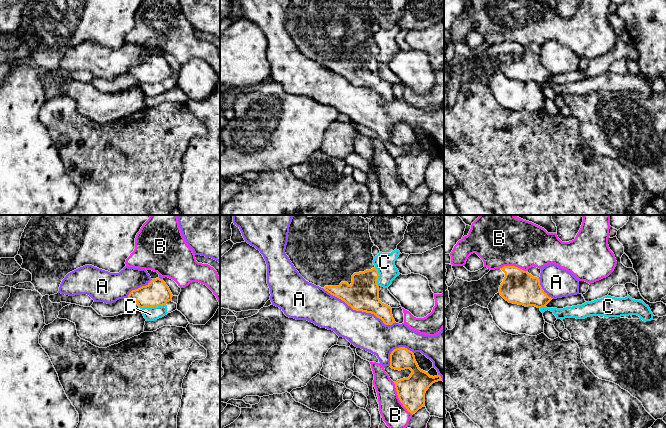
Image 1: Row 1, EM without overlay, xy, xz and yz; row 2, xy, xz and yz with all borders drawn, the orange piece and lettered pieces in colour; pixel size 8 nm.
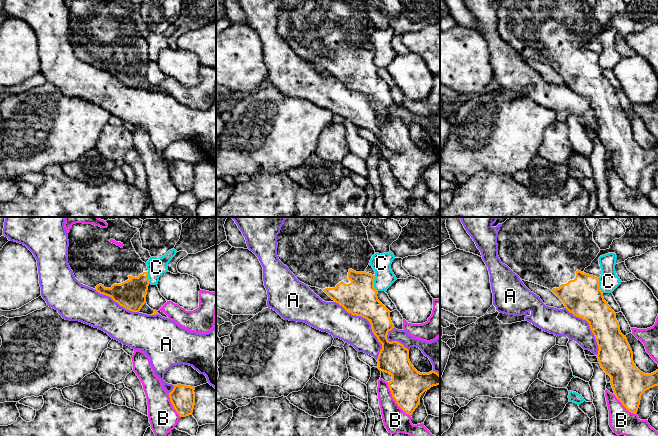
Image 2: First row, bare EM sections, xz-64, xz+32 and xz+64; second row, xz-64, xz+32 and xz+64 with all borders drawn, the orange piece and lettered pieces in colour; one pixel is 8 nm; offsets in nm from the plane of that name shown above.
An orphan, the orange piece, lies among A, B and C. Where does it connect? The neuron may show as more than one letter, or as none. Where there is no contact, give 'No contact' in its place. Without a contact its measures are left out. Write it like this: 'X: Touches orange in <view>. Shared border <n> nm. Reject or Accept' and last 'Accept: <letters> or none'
A: Touches orange in xz. Shared border 650 nm. Reject
B: Touches orange in xz. Shared border 300 nm. Reject
C: Touches orange in xy. Shared border 220 nm. Reject
Accept: none

